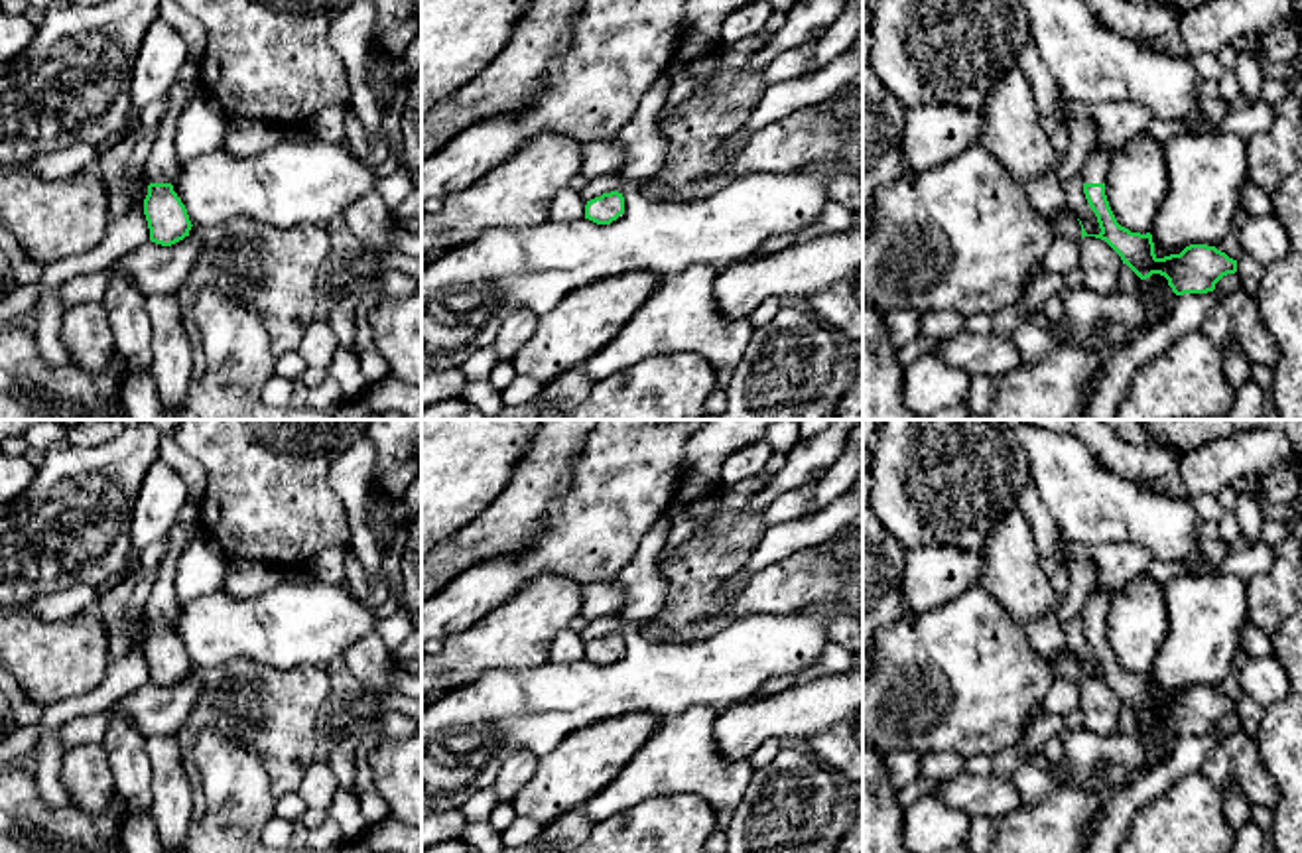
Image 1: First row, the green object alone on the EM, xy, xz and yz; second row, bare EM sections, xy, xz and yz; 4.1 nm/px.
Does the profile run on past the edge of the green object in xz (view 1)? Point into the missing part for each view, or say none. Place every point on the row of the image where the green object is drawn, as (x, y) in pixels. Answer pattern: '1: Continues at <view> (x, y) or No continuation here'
1: No continuation here

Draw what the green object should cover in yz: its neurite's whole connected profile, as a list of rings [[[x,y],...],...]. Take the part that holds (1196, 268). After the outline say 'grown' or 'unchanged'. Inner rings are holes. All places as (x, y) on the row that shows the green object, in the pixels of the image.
[[[1095,142],[1079,169],[1085,199],[1101,229],[1099,234],[1087,234],[1081,225],[1081,238],[1105,240],[1140,280],[1152,274],[1164,276],[1176,295],[1213,292],[1223,276],[1237,272],[1237,260],[1207,244],[1190,244],[1180,254],[1158,258],[1150,232],[1131,232],[1117,223],[1105,195],[1105,179],[1119,150]]] | grown

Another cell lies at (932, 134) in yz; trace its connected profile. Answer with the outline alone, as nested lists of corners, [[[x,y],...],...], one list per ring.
[[[928,104],[908,108],[900,150],[910,173],[928,171],[981,144],[983,110]]]

